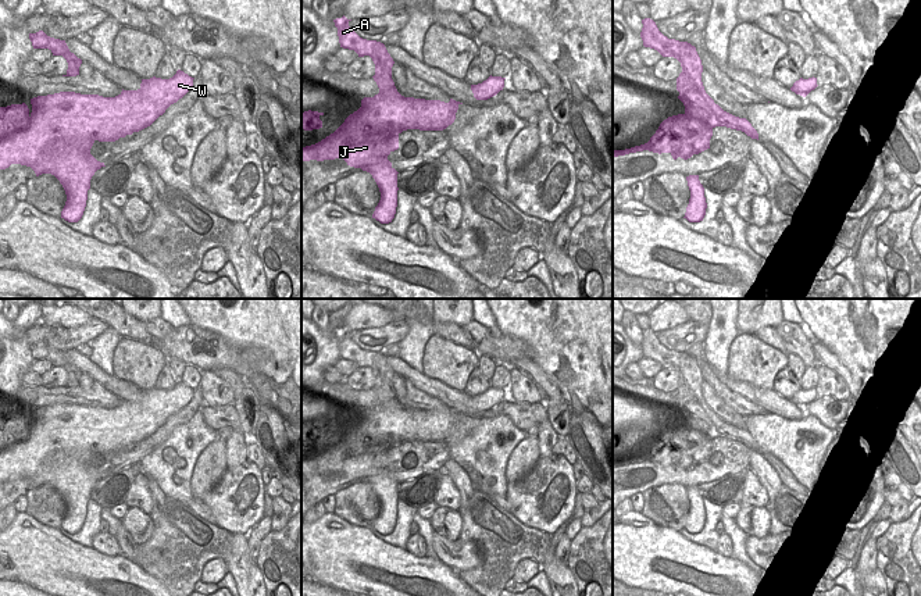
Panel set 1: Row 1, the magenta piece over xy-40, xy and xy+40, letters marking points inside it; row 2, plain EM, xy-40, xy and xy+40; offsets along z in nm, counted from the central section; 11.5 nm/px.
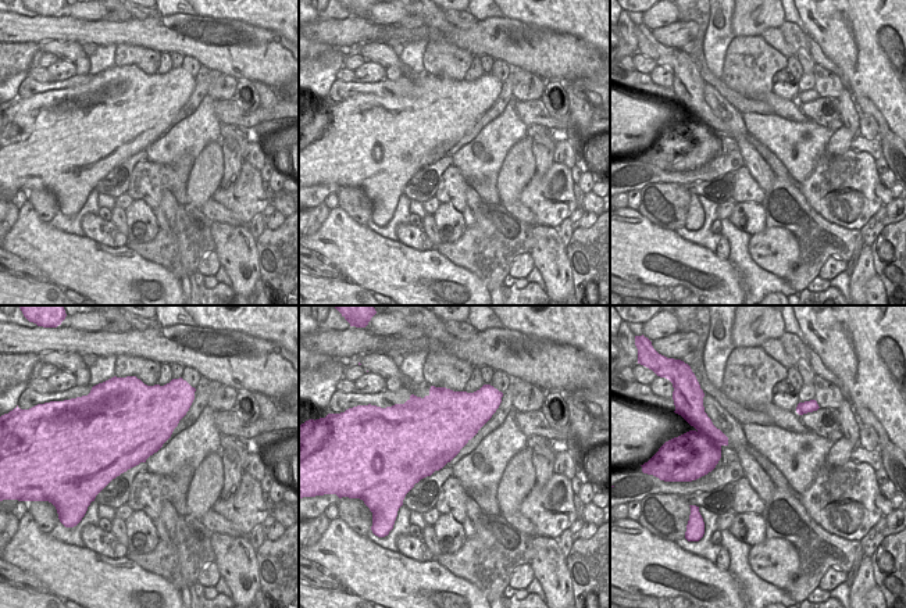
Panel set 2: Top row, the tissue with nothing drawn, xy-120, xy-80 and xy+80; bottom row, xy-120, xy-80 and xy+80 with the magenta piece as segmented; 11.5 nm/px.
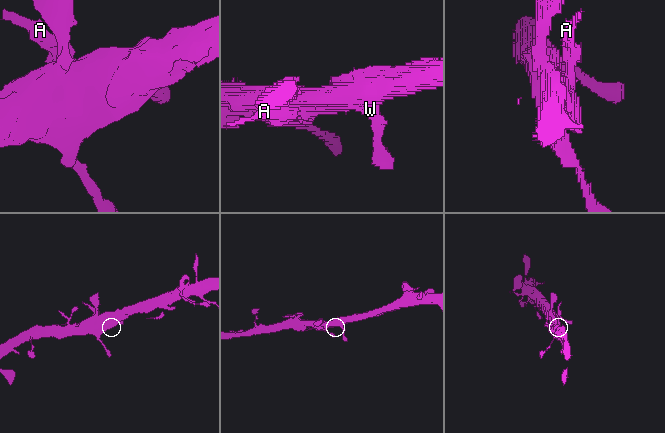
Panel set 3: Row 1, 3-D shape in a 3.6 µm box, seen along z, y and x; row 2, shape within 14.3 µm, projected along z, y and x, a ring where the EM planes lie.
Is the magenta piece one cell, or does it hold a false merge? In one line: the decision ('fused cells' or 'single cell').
fused cells

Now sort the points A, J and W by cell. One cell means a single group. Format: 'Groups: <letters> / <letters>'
Groups: A / J W.

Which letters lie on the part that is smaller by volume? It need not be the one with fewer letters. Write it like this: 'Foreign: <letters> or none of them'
Foreign: A

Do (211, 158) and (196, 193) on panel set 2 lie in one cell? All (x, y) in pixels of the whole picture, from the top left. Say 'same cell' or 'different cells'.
same cell

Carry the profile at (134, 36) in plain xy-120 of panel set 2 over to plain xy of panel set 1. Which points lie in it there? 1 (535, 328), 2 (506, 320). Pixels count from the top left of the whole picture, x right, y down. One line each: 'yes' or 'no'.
1: no
2: no

